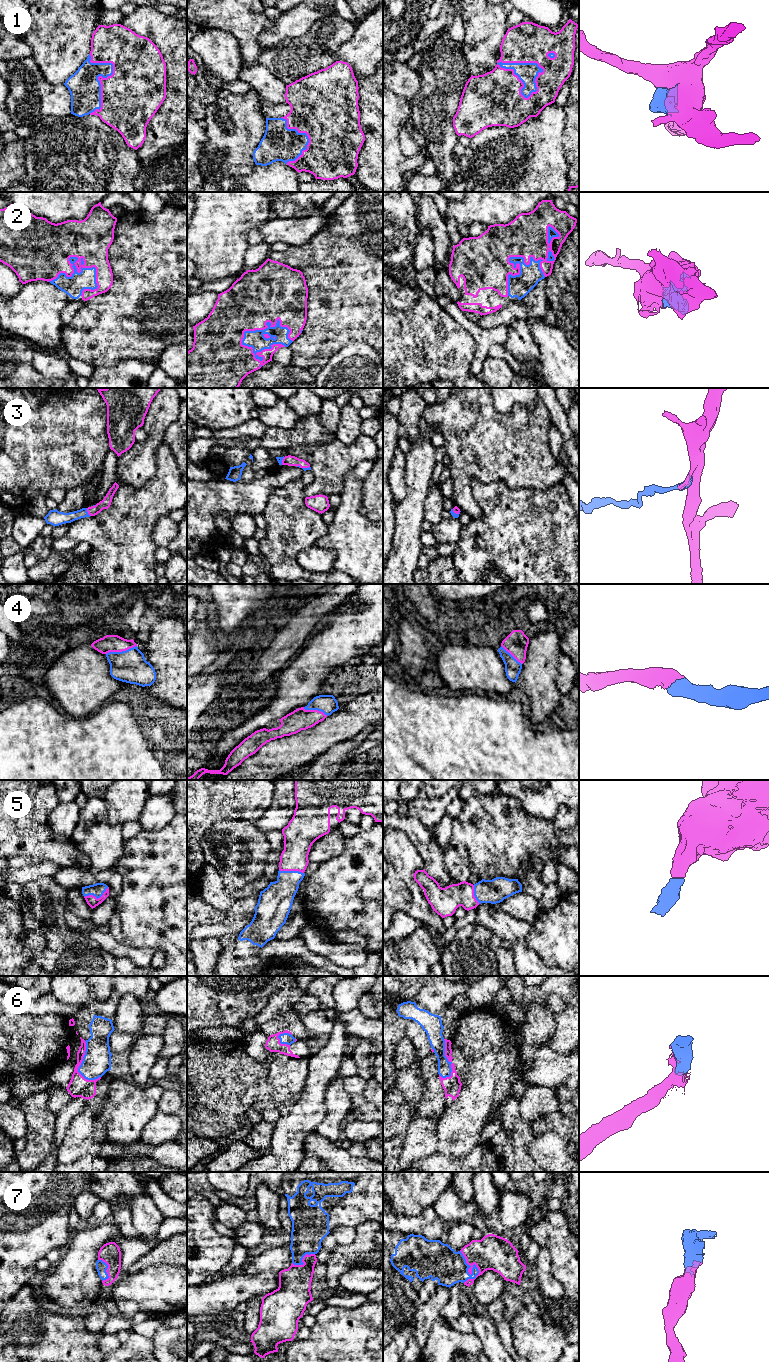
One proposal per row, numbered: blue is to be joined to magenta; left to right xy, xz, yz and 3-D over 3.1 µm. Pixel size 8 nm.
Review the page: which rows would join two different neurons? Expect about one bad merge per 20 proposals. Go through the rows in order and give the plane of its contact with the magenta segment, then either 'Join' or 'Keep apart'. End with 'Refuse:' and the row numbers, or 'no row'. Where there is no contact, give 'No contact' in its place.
1: Touches magenta in yz. Join
2: Touches magenta in xz. Join
3: Touches magenta in xy. Join
4: Touches magenta in xy. Join
5: Touches magenta in xy. Join
6: Touches magenta in xy. Join
7: Touches magenta in yz. Join
Refuse: no row

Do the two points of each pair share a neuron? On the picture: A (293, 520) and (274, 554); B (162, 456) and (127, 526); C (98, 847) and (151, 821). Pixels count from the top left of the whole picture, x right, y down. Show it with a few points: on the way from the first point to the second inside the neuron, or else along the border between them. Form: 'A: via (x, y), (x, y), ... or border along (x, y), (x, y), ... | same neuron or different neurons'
A: via (291, 528), (280, 546) | same neuron
B: via (163, 473), (163, 489), (143, 509) | same neuron
C: border along (125, 841), (123, 855), (115, 863) | different neurons

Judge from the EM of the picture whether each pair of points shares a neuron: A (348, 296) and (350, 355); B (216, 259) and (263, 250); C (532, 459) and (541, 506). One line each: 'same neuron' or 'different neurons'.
A: different neurons
B: different neurons
C: different neurons

